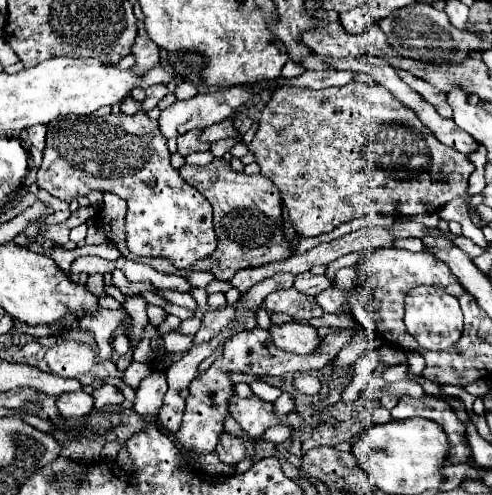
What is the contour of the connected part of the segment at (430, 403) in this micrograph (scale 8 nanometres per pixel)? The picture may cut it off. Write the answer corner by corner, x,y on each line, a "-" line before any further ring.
402,395
396,403
396,407
390,411
394,419
408,419
408,417
426,417
442,425
450,437
450,445
454,445
454,461
450,463
466,463
470,459
470,451
464,445
464,431
466,427
458,421
454,411
448,403
444,403
440,397
424,395
424,397
412,397

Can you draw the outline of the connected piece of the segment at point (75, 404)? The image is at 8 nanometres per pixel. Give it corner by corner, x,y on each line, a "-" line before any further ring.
84,389
74,391
74,393
62,393
56,399
56,407
62,419
80,419
84,415
88,415
94,407
94,399
90,393
86,393

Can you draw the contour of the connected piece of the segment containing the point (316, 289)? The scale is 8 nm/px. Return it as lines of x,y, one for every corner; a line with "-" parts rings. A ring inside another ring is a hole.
310,271
298,273
296,281
294,281
294,289
298,289
304,295
310,295
310,297
316,297
320,291
328,289
330,285
332,285
332,281
326,275
314,275

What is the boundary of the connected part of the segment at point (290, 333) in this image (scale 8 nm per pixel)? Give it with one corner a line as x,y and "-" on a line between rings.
296,321
276,325
272,323
268,329
274,345
288,353
312,353
320,345
320,337
312,325
302,325

